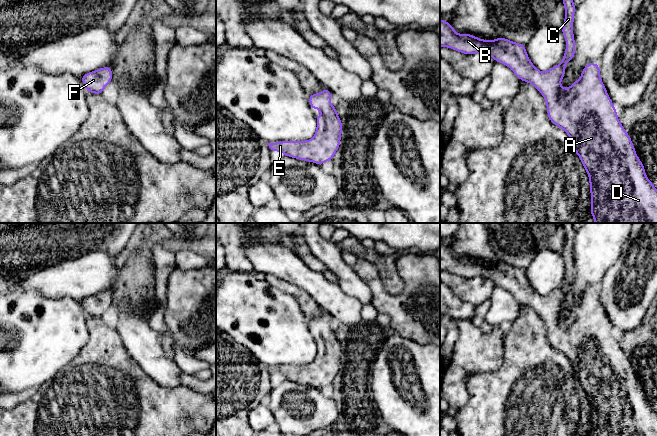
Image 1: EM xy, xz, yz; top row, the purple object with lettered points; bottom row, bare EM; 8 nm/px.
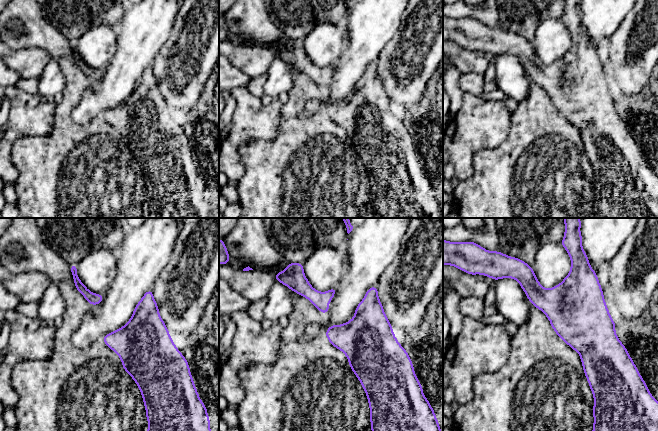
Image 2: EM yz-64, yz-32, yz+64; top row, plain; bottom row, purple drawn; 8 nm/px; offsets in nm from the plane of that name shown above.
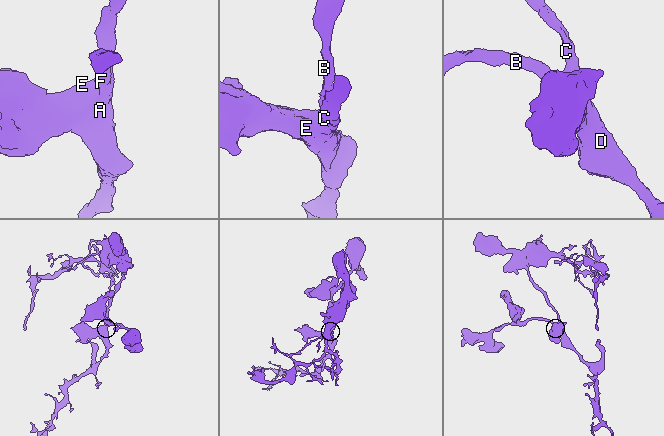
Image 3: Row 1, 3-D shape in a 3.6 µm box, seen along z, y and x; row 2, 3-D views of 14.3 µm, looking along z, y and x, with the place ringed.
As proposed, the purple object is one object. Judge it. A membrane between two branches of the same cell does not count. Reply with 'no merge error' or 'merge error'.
no merge error

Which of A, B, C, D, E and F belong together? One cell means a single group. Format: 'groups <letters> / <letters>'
groups A B C D E F

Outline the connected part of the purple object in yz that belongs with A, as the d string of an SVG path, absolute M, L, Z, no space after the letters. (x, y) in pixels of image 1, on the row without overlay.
M562 223L565 230L565 244L562 257L566 264L566 275L560 288L547 296L539 295L530 285L525 269L512 266L503 261L496 264L482 264L471 258L457 258L451 248L440 243L440 271L449 271L463 278L481 277L491 280L495 285L508 290L521 304L532 308L545 322L547 338L550 345L563 353L573 366L572 374L576 376L587 395L590 406L590 436L657 436L657 413L647 402L645 393L638 382L630 360L617 342L616 333L607 318L600 301L600 292L596 287L588 287L582 294L581 301L568 313L564 313L561 305L565 299L565 290L575 279L573 246L576 230L572 223Z

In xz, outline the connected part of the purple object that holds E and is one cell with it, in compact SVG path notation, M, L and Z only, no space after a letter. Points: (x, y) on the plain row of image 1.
M324 313L320 317L309 319L312 333L319 333L321 340L316 340L317 353L313 362L307 365L282 365L267 367L271 376L280 375L286 380L314 386L318 389L332 384L340 370L342 347L336 331L330 327L331 316Z

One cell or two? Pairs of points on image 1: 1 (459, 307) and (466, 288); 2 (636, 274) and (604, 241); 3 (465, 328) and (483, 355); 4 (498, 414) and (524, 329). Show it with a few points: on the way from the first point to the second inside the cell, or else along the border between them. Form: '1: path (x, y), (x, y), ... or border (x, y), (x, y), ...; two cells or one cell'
1: border (450, 289), (457, 297), (475, 306); two cells
2: border (629, 234), (623, 244), (619, 257), (604, 274); two cells
3: path (470, 335), (477, 348); one cell
4: path (504, 393), (509, 375), (524, 350); one cell

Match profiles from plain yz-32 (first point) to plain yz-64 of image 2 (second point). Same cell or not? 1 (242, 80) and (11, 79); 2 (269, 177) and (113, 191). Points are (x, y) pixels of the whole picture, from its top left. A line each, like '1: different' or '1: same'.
1: same
2: same

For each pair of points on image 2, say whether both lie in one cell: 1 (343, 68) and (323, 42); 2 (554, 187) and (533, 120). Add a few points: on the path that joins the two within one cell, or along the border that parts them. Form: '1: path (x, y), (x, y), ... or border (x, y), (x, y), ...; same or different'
1: border (342, 36), (343, 48), (334, 62); different
2: path (552, 170), (552, 136), (550, 134); same

